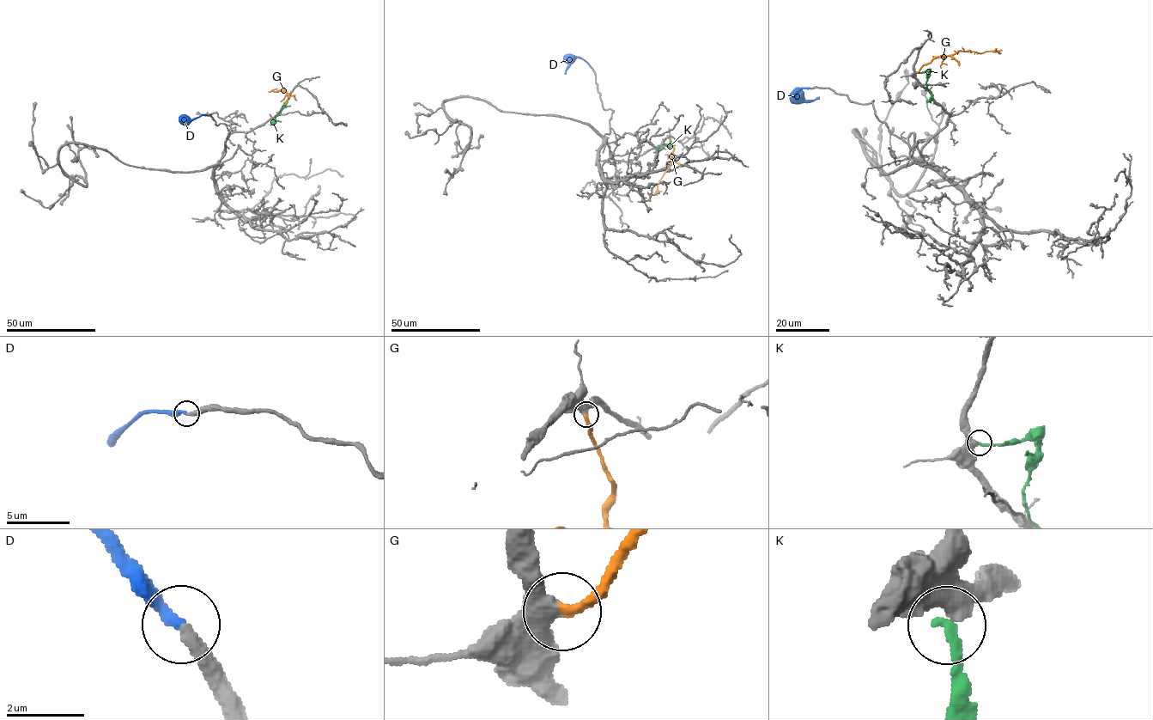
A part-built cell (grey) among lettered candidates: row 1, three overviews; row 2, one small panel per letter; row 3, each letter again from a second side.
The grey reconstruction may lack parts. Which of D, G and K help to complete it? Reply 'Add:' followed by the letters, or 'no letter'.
Add: D, G

